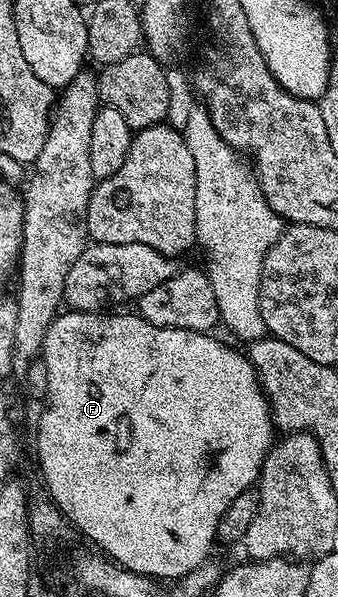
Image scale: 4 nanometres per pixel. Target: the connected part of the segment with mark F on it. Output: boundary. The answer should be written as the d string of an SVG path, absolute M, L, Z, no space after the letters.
M67 309L65 312L59 313L57 318L47 330L46 338L43 340L41 348L41 361L45 362L48 368L48 392L44 399L46 407L42 410L42 415L38 418L38 466L42 469L42 478L46 481L46 490L49 501L57 506L58 511L66 518L67 523L71 527L75 526L84 537L90 542L95 542L97 549L101 551L110 561L118 563L126 570L130 570L133 574L146 574L148 577L161 580L161 578L170 578L169 580L177 580L186 573L192 572L202 563L211 557L210 549L216 546L218 537L218 525L224 516L224 512L228 512L228 508L232 504L232 500L236 500L236 496L240 496L240 492L251 489L258 481L258 474L262 471L262 461L265 460L266 454L269 452L272 443L276 438L276 427L270 416L270 403L266 400L266 394L262 391L262 386L258 383L258 373L252 368L249 357L245 353L242 354L238 350L233 350L230 346L225 346L215 335L210 332L201 330L185 330L184 328L164 328L152 324L148 320L144 320L136 312L130 314L102 314L106 312L87 312L84 310Z

